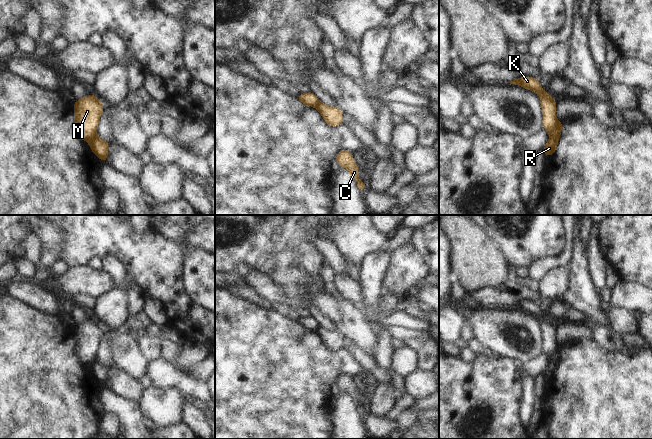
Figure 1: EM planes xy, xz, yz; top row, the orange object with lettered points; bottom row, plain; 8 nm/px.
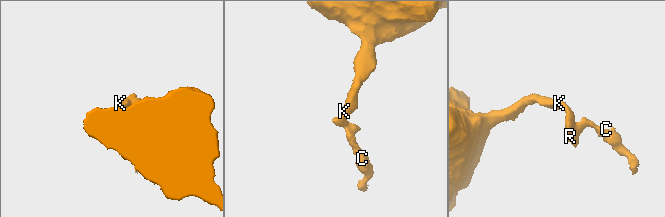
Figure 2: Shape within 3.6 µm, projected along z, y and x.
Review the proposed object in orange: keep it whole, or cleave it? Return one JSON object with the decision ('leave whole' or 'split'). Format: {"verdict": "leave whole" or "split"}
{"verdict": "split"}

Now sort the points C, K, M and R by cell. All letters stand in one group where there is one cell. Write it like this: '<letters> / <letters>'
C R / K M

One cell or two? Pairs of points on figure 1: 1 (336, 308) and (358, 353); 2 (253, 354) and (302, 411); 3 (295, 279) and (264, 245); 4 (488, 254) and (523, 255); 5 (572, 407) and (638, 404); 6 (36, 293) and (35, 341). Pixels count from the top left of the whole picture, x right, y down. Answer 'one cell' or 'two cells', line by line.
1: two cells
2: one cell
3: two cells
4: two cells
5: one cell
6: two cells

